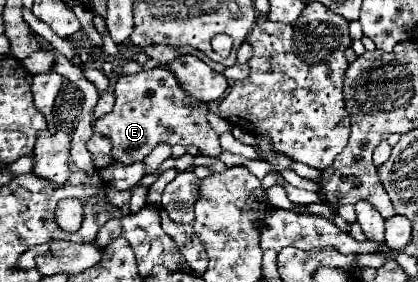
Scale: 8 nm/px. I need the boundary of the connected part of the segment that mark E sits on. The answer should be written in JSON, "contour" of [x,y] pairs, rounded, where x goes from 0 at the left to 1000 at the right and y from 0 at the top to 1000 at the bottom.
{"contour":[[[356,245],[323,266],[299,266],[275,294],[275,379],[266,401],[227,429],[227,465],[261,486],[270,514],[270,564],[299,585],[342,571],[371,514],[467,514],[486,550],[519,557],[533,528],[524,479],[500,450],[495,365],[457,365],[447,330],[428,309],[419,266],[400,245]]]}

